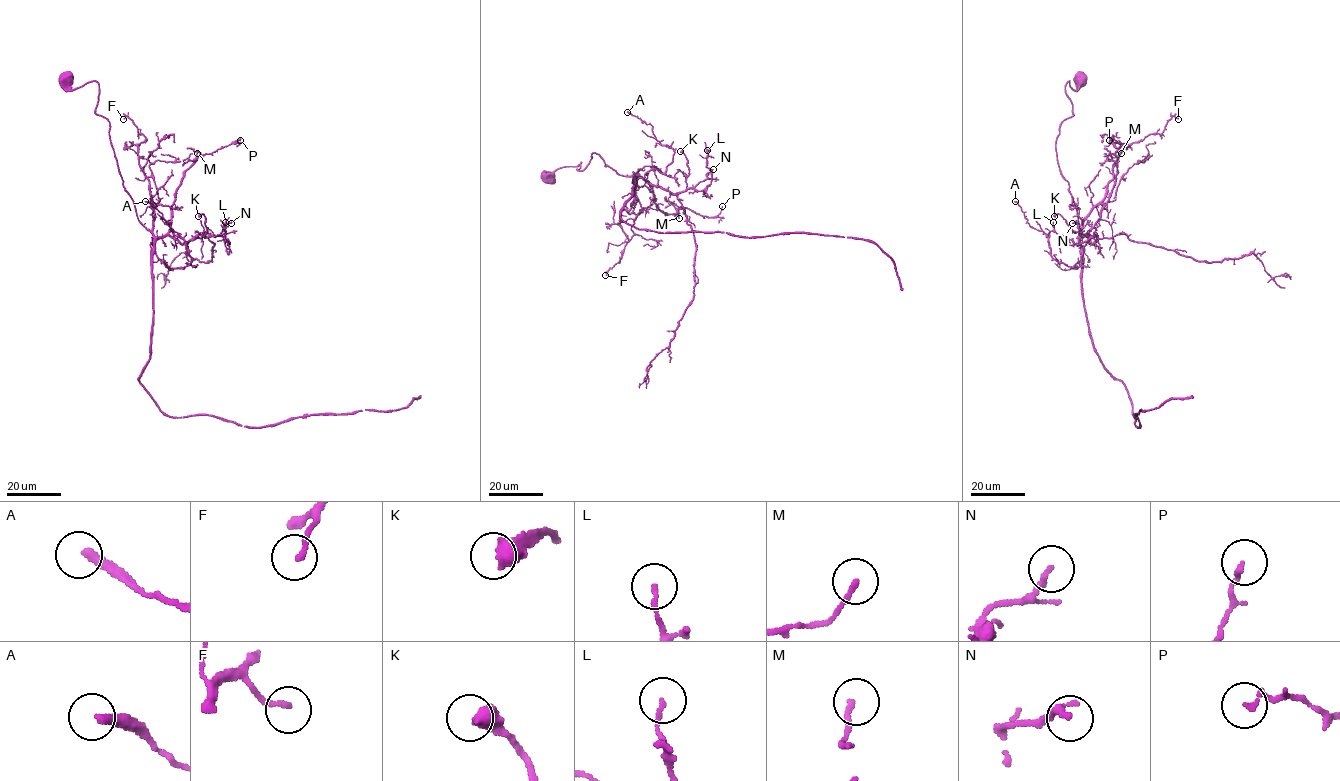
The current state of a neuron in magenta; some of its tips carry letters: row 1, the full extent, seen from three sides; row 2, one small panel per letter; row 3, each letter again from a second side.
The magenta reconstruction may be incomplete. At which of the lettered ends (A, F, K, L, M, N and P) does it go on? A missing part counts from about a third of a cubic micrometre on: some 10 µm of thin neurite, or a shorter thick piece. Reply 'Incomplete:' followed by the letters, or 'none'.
Incomplete: none

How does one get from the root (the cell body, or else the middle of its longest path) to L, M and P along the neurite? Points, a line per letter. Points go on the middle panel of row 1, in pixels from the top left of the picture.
L: (549, 177), (581, 162), (583, 170), (595, 153), (619, 175), (672, 193), (703, 190), (707, 150)
M: (549, 177), (581, 162), (583, 170), (595, 153), (619, 175), (642, 177), (657, 207), (679, 218)
P: (549, 177), (581, 162), (583, 170), (595, 153), (619, 175), (642, 177), (662, 212), (715, 217), (722, 206)

